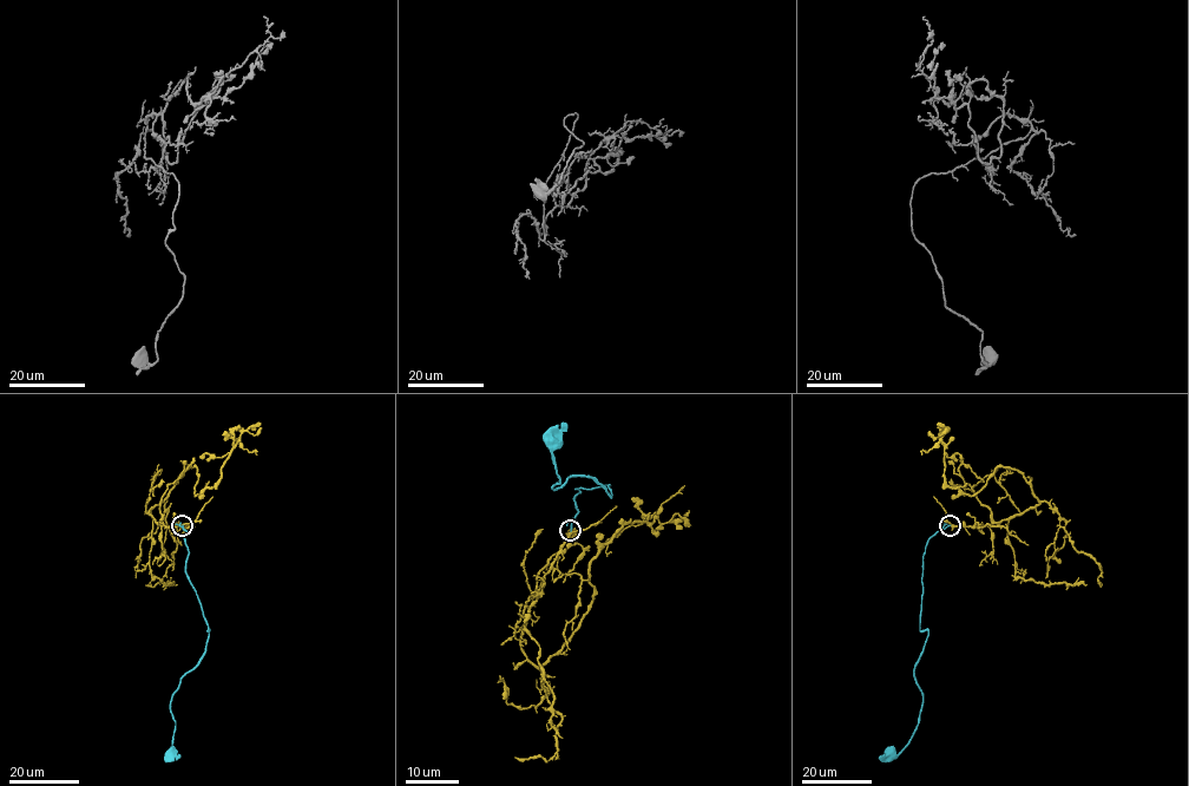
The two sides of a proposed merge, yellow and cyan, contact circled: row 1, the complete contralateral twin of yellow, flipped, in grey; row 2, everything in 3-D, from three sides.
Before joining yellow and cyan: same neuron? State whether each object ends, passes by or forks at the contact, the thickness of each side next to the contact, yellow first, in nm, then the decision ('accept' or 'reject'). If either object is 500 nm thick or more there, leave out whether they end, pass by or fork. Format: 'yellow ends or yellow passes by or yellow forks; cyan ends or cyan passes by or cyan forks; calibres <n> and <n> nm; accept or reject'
yellow forks; cyan ends; calibres 280 and 190 nm; accept

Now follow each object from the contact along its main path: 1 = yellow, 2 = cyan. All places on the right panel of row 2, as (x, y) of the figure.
1: (951, 525), (992, 525), (1039, 500), (1012, 467), (996, 467), (971, 496), (951, 489), (946, 427)
2: (950, 525), (928, 538), (923, 558), (920, 627), (927, 637), (914, 668), (918, 725), (889, 754)

